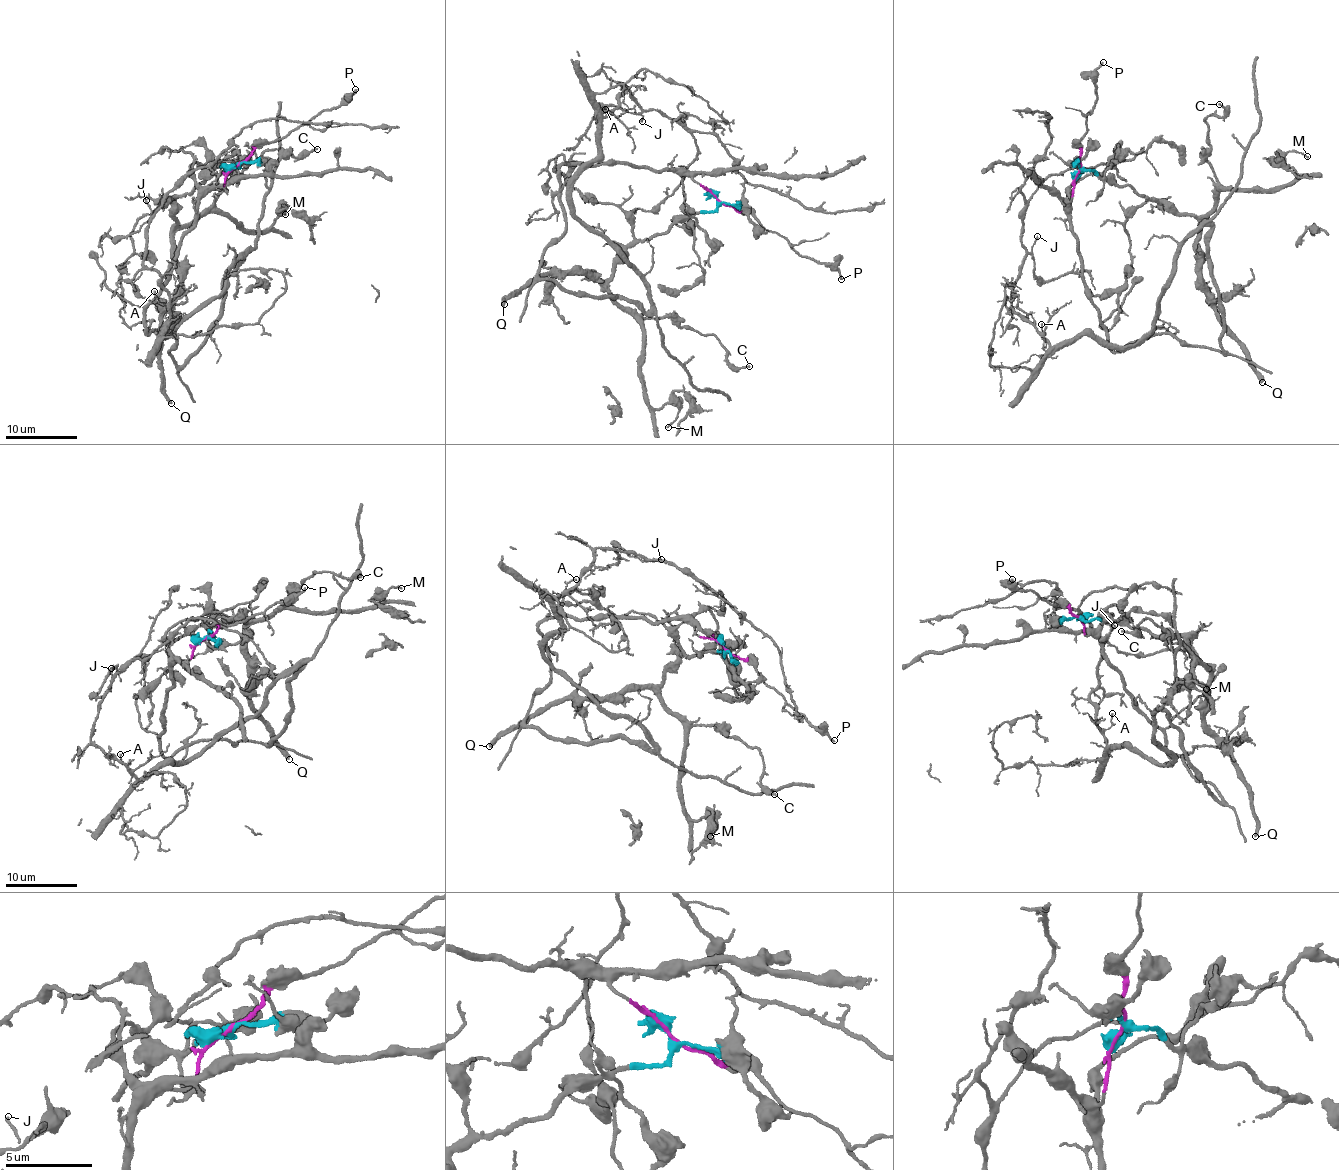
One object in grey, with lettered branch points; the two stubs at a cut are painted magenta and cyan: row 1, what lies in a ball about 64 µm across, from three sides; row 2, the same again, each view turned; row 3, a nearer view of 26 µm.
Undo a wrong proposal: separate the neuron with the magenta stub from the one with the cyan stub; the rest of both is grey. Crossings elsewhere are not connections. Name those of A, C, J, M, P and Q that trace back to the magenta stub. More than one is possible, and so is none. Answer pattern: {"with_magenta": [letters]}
{"with_magenta": ["A", "J", "P"]}

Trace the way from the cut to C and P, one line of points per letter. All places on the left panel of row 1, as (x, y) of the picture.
C: (235, 165), (175, 196), (172, 217), (183, 227), (197, 218), (266, 151), (298, 157), (317, 148)
P: (235, 165), (261, 146), (337, 107), (354, 89)

